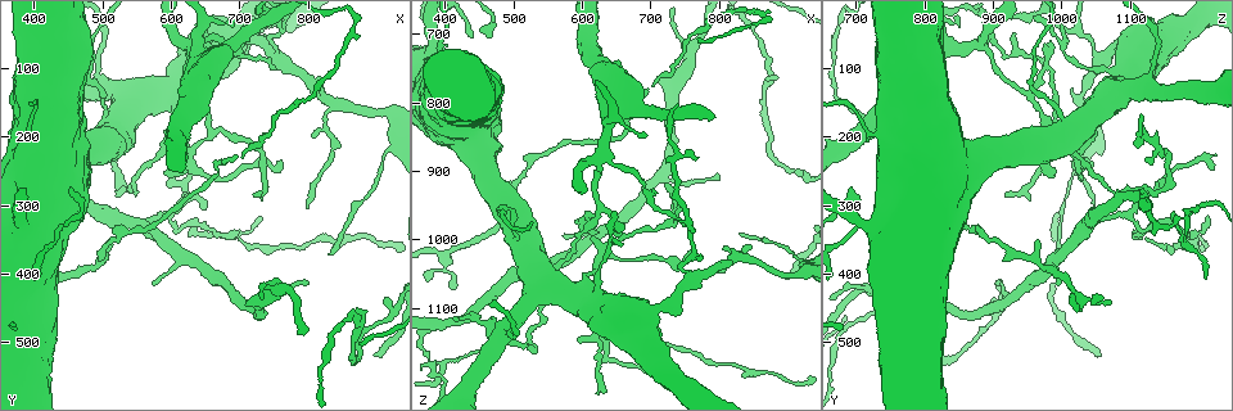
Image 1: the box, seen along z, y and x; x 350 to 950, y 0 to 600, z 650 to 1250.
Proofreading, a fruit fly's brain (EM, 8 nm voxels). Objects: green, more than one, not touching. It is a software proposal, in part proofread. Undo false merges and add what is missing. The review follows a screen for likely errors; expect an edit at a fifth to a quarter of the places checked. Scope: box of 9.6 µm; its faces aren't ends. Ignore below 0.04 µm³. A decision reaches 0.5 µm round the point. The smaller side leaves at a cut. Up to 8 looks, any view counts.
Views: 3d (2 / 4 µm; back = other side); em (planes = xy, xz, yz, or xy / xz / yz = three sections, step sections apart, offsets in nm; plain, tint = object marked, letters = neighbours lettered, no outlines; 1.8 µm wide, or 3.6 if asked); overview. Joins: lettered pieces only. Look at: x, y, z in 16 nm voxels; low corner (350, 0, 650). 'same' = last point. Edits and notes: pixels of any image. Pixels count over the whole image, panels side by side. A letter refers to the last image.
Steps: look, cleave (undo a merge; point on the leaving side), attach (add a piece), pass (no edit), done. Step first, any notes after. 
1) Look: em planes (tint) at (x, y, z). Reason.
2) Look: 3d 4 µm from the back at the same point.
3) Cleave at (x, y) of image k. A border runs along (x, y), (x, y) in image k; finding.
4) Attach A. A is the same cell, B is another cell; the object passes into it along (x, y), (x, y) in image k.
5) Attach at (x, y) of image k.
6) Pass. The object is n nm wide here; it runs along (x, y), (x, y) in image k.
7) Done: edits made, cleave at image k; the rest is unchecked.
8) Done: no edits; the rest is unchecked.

Look: 3d 2 µm at (505, 345, 965). Thin end.

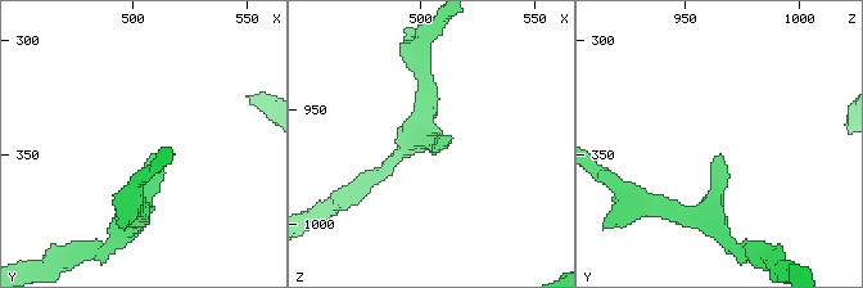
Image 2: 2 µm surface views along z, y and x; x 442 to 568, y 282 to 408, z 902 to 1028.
Look: em planes (letters) at (507, 349, 966). Now the EM.

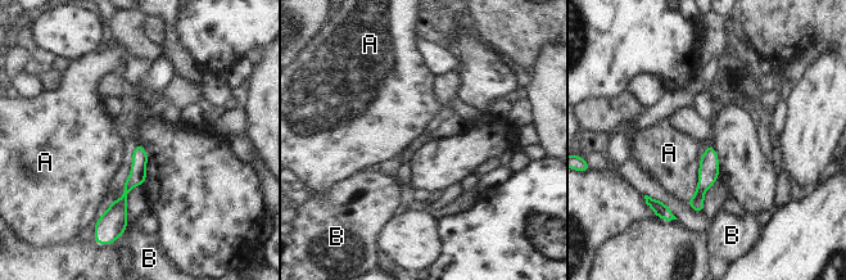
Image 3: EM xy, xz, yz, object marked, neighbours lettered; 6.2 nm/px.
Pass. The longest contact is with A, 280 nm; A and B are other cells; it runs along (139, 148), (138, 176), (109, 213) in image 3; none of them fits.

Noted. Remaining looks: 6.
Look: em 3.6 µm xz step 16 (tint) at (510, 180, 1005). Sudden change in width.

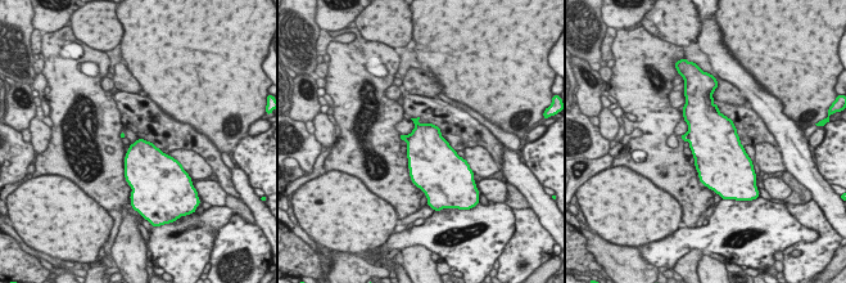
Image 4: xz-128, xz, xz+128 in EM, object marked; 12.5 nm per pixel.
Look: em 3.6 µm xz step 16 (letters) at the same point.

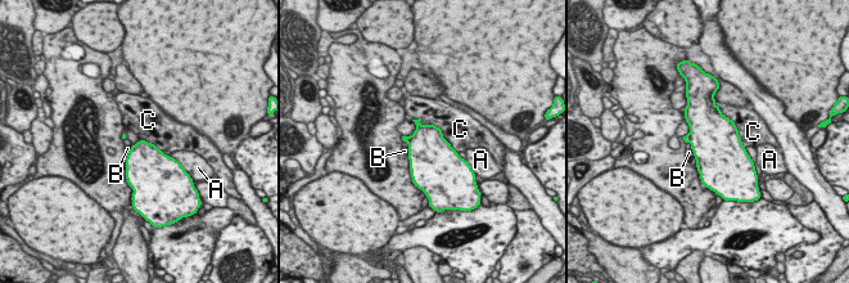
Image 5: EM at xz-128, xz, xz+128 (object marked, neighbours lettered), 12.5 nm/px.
Cleave at (686, 138) of image 5. A, B and C are other cells; a border runs along (689, 134), (690, 142) in image 5; two neurons meet here.

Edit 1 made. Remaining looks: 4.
Look: em planes (letters) at (900, 165, 1050). A narrow waist.

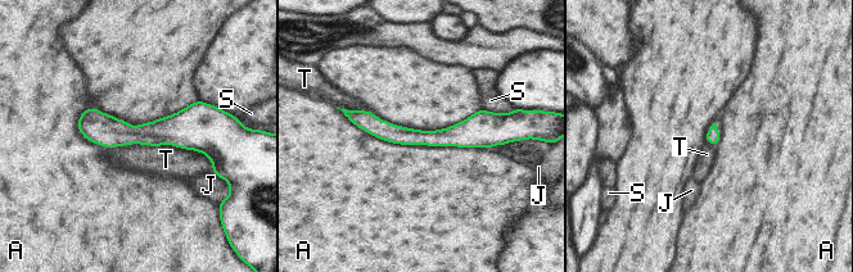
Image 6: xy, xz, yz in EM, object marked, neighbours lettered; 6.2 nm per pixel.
Pass. The object is 100 nm wide here; A, J, S and T are other cells; it runs along (348, 113), (405, 136), (499, 127) in image 6; one neuron here.

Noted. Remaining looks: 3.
Done: edits made, cleave at image 5; the rest is unchecked.

